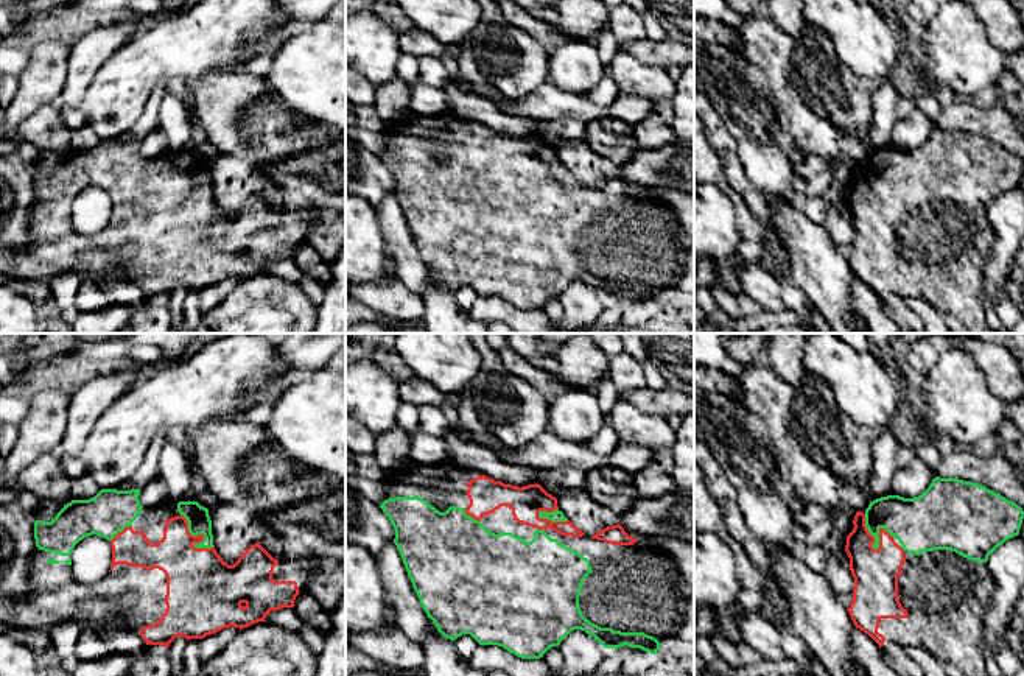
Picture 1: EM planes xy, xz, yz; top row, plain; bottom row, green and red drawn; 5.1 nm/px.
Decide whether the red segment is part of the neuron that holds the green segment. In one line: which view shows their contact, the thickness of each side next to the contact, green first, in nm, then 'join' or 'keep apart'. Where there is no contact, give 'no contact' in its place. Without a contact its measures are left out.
xy | 120/360 nm | join

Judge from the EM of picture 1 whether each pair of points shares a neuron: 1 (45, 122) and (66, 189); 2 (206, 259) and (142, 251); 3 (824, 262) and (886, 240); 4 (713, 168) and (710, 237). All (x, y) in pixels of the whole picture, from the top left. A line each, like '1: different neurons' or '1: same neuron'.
1: different neurons
2: same neuron
3: different neurons
4: different neurons

